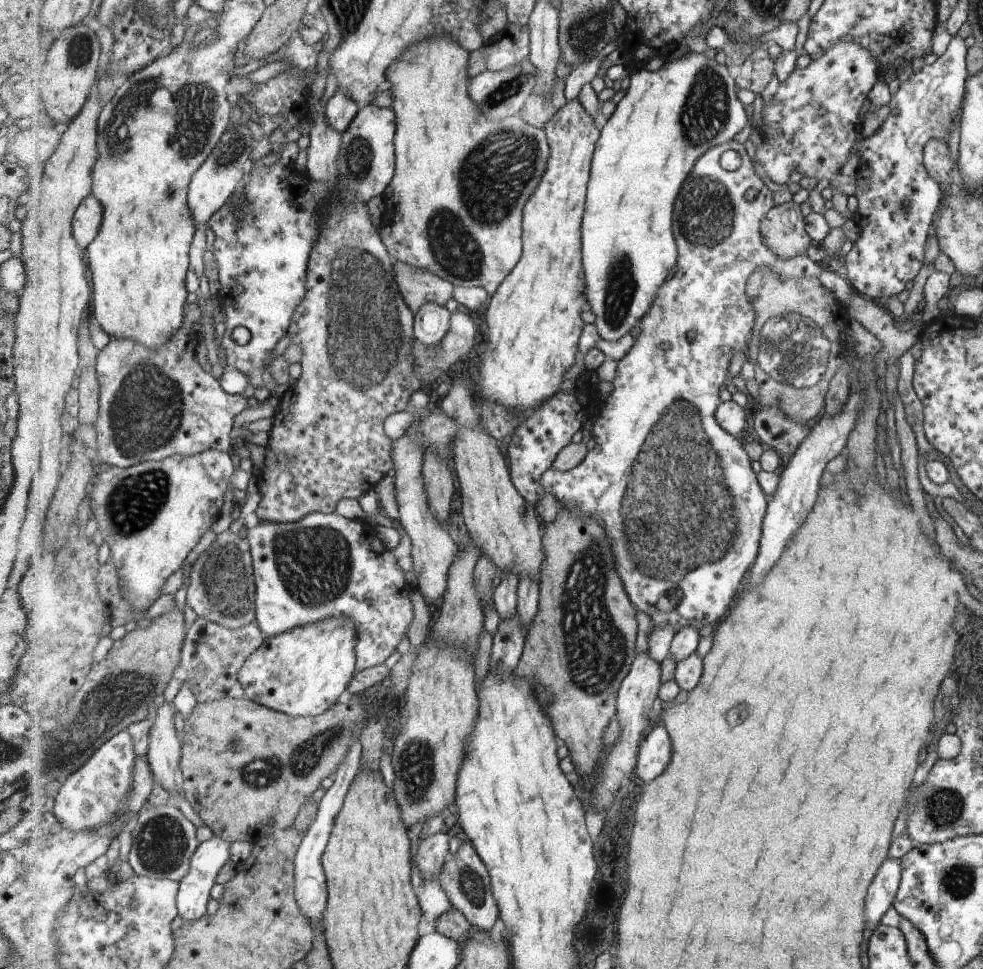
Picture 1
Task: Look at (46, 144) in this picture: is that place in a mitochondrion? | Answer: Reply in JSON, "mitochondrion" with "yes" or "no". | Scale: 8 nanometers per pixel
{"mitochondrion":"no"}

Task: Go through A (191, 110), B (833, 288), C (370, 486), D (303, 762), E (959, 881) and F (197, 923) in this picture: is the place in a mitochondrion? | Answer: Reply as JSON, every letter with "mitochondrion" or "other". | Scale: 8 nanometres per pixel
{"A":"mitochondrion","B":"other","C":"other","D":"mitochondrion","E":"mitochondrion","F":"other"}

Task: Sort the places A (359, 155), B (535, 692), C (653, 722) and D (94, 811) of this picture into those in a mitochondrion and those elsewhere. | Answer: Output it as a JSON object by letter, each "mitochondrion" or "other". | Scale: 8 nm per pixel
{"A":"mitochondrion","B":"other","C":"other","D":"mitochondrion"}

